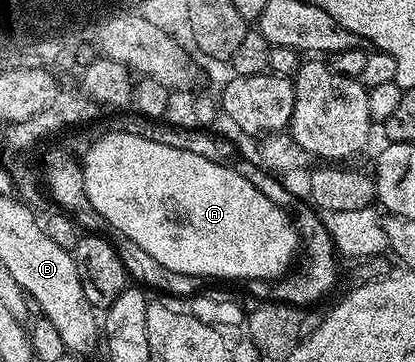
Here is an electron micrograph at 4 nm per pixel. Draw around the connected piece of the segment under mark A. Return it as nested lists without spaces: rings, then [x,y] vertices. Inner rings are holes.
[[[106,131],[102,135],[103,137],[99,141],[94,141],[91,145],[89,142],[88,148],[81,158],[84,195],[88,195],[88,203],[92,203],[92,207],[96,207],[96,211],[100,215],[104,215],[104,219],[108,219],[108,223],[112,223],[114,232],[128,235],[128,239],[133,239],[142,250],[148,251],[148,255],[152,255],[152,259],[156,259],[156,263],[168,267],[168,271],[176,271],[182,275],[200,276],[205,279],[223,277],[226,281],[270,281],[270,283],[274,283],[285,278],[291,272],[290,264],[293,263],[294,256],[297,258],[300,253],[300,240],[295,218],[282,210],[276,203],[272,203],[264,191],[258,191],[252,187],[252,184],[244,179],[243,175],[237,173],[233,164],[222,165],[223,163],[219,163],[217,160],[198,155],[196,151],[180,150],[177,147],[168,146],[165,142],[152,142],[141,137],[140,134],[132,134],[129,131]]]

